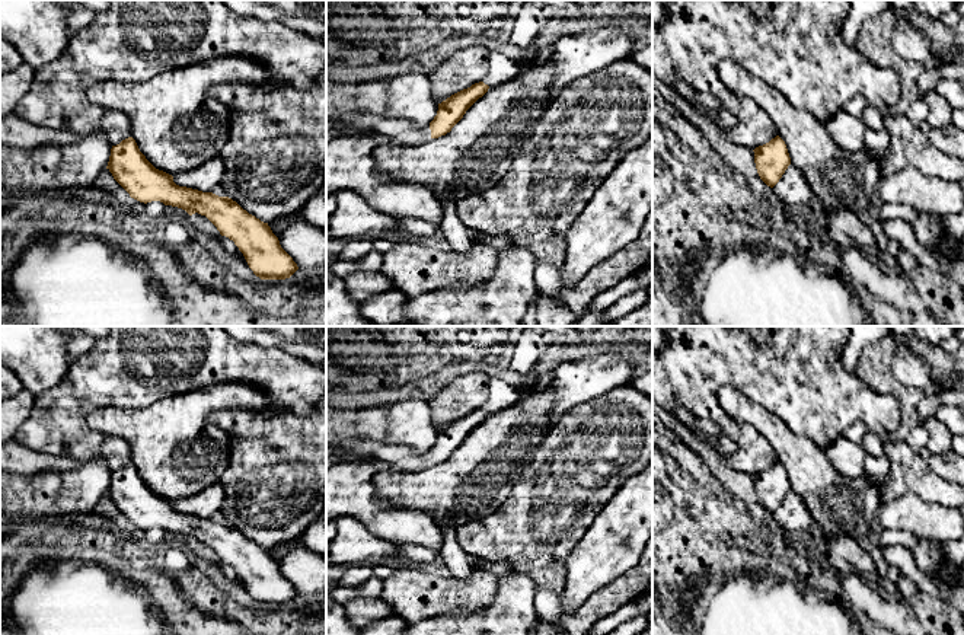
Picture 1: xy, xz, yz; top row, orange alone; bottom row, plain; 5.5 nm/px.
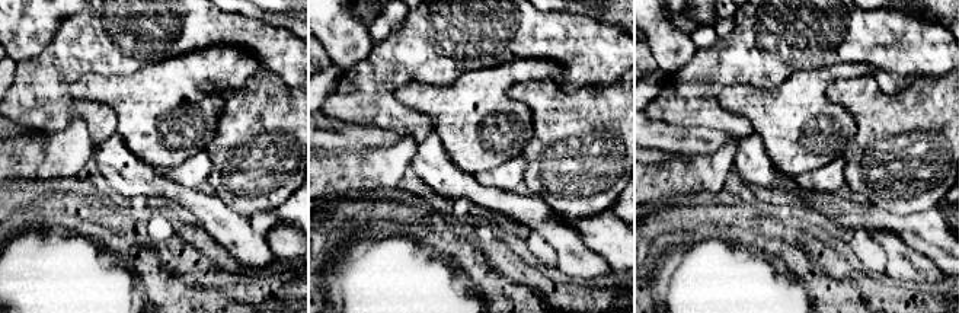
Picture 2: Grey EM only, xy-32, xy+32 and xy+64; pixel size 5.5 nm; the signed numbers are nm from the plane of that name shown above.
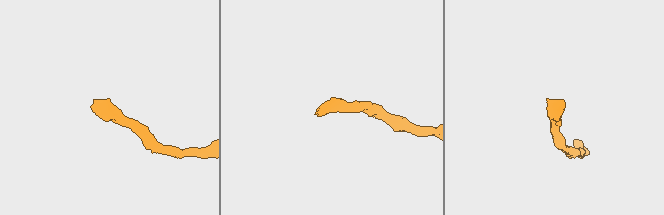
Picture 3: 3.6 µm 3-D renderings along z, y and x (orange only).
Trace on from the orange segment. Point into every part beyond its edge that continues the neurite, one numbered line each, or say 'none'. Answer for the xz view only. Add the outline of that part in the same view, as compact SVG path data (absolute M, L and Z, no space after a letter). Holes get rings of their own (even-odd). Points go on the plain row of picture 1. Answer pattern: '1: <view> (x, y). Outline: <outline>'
1: xz (401, 456). Outline: M345 438L329 444L329 447L348 453L370 454L405 472L416 472L432 466L430 450L419 453L406 444Z

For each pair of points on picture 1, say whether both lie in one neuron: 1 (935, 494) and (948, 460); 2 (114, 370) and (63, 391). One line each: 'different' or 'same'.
1: different
2: same

